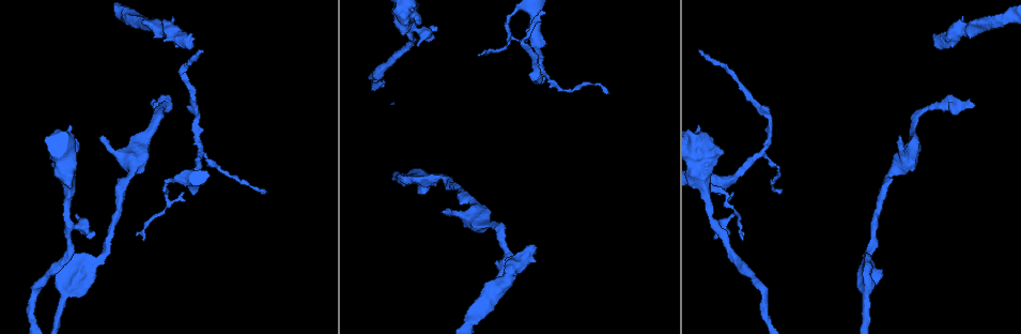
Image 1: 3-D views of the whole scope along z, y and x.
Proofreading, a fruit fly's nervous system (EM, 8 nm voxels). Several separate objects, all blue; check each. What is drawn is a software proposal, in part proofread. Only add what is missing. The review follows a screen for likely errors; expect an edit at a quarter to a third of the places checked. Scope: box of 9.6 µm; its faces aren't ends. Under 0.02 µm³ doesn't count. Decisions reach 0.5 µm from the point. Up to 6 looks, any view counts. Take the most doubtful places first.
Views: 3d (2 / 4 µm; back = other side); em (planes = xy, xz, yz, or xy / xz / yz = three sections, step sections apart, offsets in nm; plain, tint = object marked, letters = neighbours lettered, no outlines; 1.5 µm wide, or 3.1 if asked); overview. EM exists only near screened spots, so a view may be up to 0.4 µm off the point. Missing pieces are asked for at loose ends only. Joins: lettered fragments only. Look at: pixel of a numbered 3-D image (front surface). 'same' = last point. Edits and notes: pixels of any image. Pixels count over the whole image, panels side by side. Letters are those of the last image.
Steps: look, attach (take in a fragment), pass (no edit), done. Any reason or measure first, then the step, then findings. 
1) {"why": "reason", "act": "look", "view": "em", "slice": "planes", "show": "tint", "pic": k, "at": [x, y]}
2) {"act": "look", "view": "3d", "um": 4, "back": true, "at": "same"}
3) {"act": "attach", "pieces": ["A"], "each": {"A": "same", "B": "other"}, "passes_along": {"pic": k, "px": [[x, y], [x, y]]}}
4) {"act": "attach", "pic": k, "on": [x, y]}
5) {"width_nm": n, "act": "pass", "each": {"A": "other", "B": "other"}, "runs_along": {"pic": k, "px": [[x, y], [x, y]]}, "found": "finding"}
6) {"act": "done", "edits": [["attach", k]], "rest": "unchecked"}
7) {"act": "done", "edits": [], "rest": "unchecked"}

{"why": "free end", "act": "look", "view": "3d", "um": 2, "pic": 1, "at": [152, 102]}

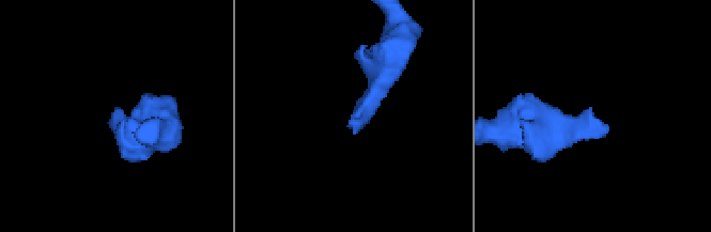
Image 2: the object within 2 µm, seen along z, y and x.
{"act": "look", "view": "em", "slice": "planes", "show": "letters", "pic": 2, "at": [353, 130]}

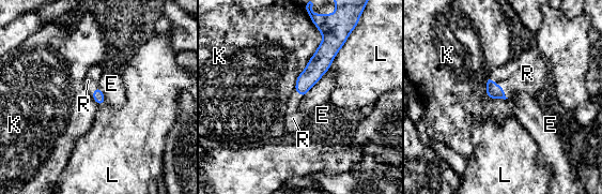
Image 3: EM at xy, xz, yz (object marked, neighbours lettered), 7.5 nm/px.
{"act": "attach", "pieces": ["R"], "each": {"E": "other", "K": "other", "L": "other", "R": "same"}, "found": "the neuron continues"}

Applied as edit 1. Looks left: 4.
{"why": "tapers out", "act": "look", "view": "em", "slice": "xy", "step": 8, "show": "letters", "pic": 1, "at": [703, 52]}

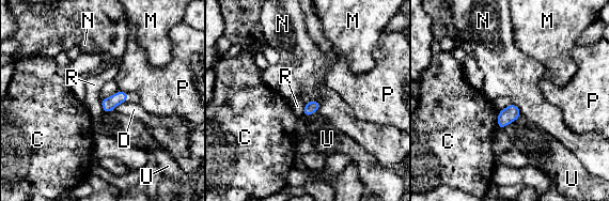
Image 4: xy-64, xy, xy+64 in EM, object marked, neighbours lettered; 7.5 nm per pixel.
{"act": "look", "view": "em", "slice": "planes", "show": "letters", "at": "same"}

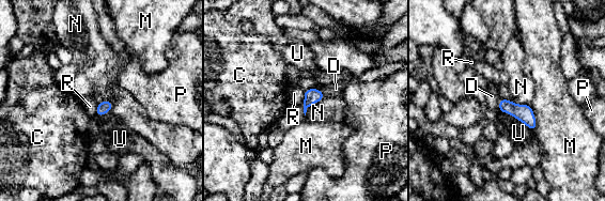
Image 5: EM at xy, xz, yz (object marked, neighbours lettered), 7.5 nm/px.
{"longest_contact_nm": ["U", 300], "act": "pass", "each": {"C": "other", "D": "other", "M": "other", "N": "other", "P": "other", "R": "other", "U": "other"}, "border": {"pic": 5, "px": [[325, 96], [311, 104], [305, 116]]}, "found": "no lettered fragment goes on from it"}

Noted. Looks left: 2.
{"why": "thick end", "act": "look", "view": "3d", "um": 4, "pic": 1, "at": [723, 153]}

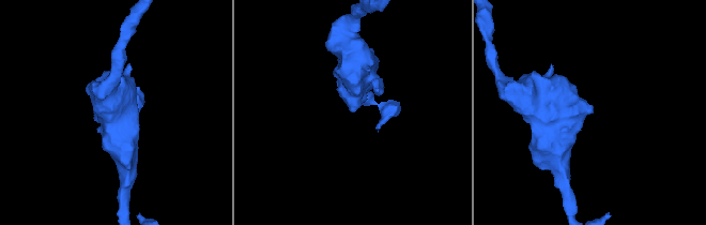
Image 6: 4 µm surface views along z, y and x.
{"act": "look", "view": "em", "slice": "planes", "show": "letters", "pic": 6, "at": [590, 113]}

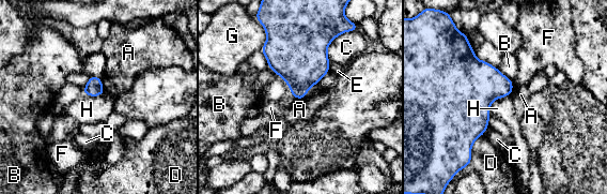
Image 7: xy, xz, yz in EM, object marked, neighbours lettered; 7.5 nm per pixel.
{"act": "pass", "each": {"A": "other", "B": "other", "C": "other", "D": "other", "E": "other", "F": "other", "G": "other", "H": "other"}, "found": "no lettered fragment goes on from it"}

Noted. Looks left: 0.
{"act": "done", "edits": [["attach", 3]], "rest": "unchecked"}

